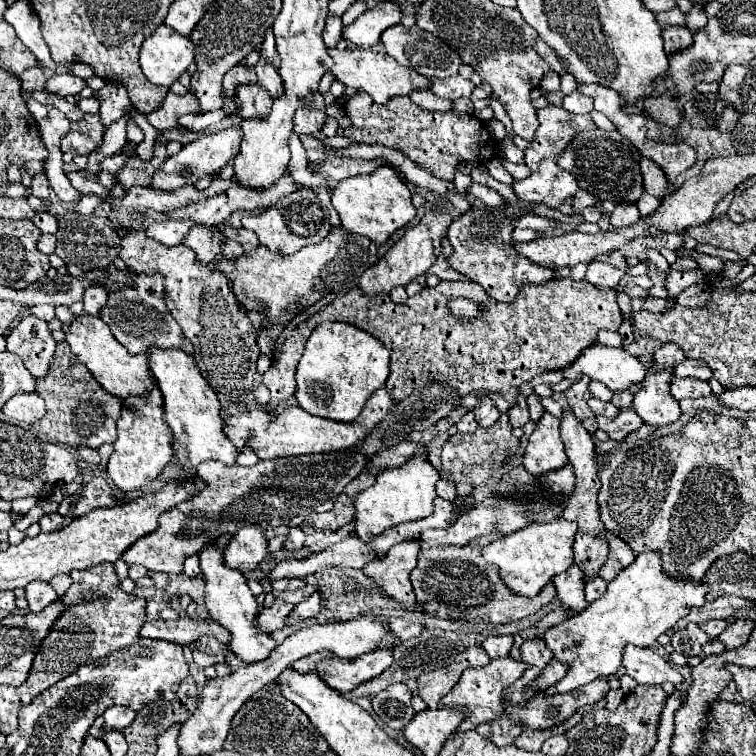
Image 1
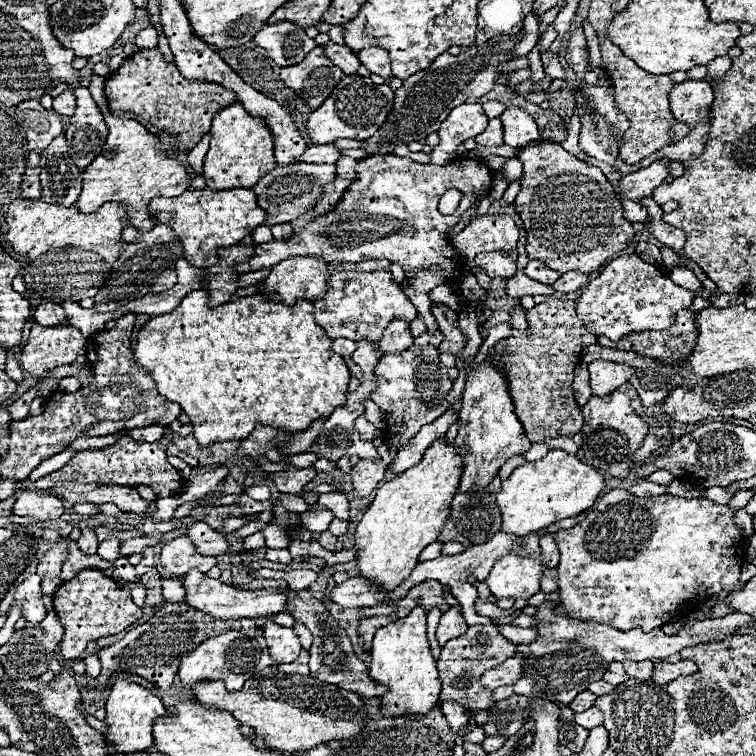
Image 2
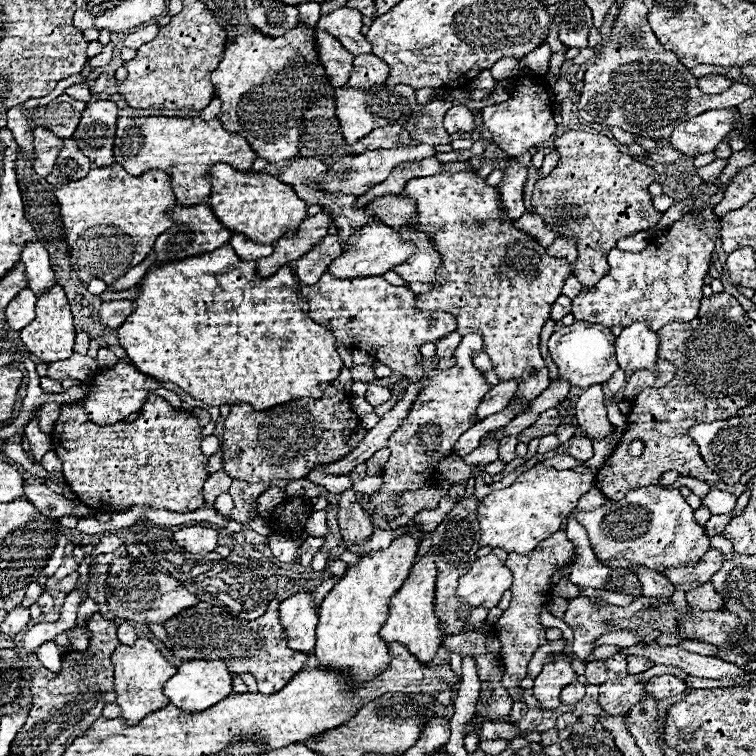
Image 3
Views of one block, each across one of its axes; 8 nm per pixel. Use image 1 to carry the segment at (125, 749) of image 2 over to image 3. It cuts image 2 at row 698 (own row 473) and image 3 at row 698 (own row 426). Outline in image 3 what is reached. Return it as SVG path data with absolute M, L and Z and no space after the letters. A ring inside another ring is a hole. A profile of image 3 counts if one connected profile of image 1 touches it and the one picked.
M138 638L134 646L118 646L112 654L114 664L114 690L118 694L116 704L122 708L120 716L126 720L128 726L138 724L148 714L166 708L170 702L162 694L162 686L166 680L170 680L176 674L176 668L164 660L164 656L158 652L152 640Z

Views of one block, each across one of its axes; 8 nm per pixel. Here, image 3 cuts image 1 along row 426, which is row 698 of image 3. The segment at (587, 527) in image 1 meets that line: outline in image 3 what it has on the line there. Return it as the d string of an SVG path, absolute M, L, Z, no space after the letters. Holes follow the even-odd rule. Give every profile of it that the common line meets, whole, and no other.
M572 682L562 690L562 704L572 706L572 704L578 704L580 700L584 700L584 684Z

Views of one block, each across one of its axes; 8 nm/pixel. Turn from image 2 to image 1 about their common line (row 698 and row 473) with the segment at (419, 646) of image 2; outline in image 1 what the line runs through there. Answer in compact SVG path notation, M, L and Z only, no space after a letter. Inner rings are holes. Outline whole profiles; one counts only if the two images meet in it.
M418 454L418 458L412 458L412 462L400 468L382 470L374 486L356 494L352 500L356 506L354 534L364 542L372 542L386 528L430 516L434 510L434 498L436 498L434 484L438 482L438 478L440 474L432 468L432 464L426 458L422 458L422 454Z

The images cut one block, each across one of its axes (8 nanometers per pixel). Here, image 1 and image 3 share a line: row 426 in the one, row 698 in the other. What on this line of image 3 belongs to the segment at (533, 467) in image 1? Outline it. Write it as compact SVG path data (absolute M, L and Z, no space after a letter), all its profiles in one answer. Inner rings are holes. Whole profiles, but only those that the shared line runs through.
M558 656L550 660L544 670L534 680L534 696L540 702L542 710L556 710L560 706L560 692L570 684L576 682L578 674L570 666L568 656Z

